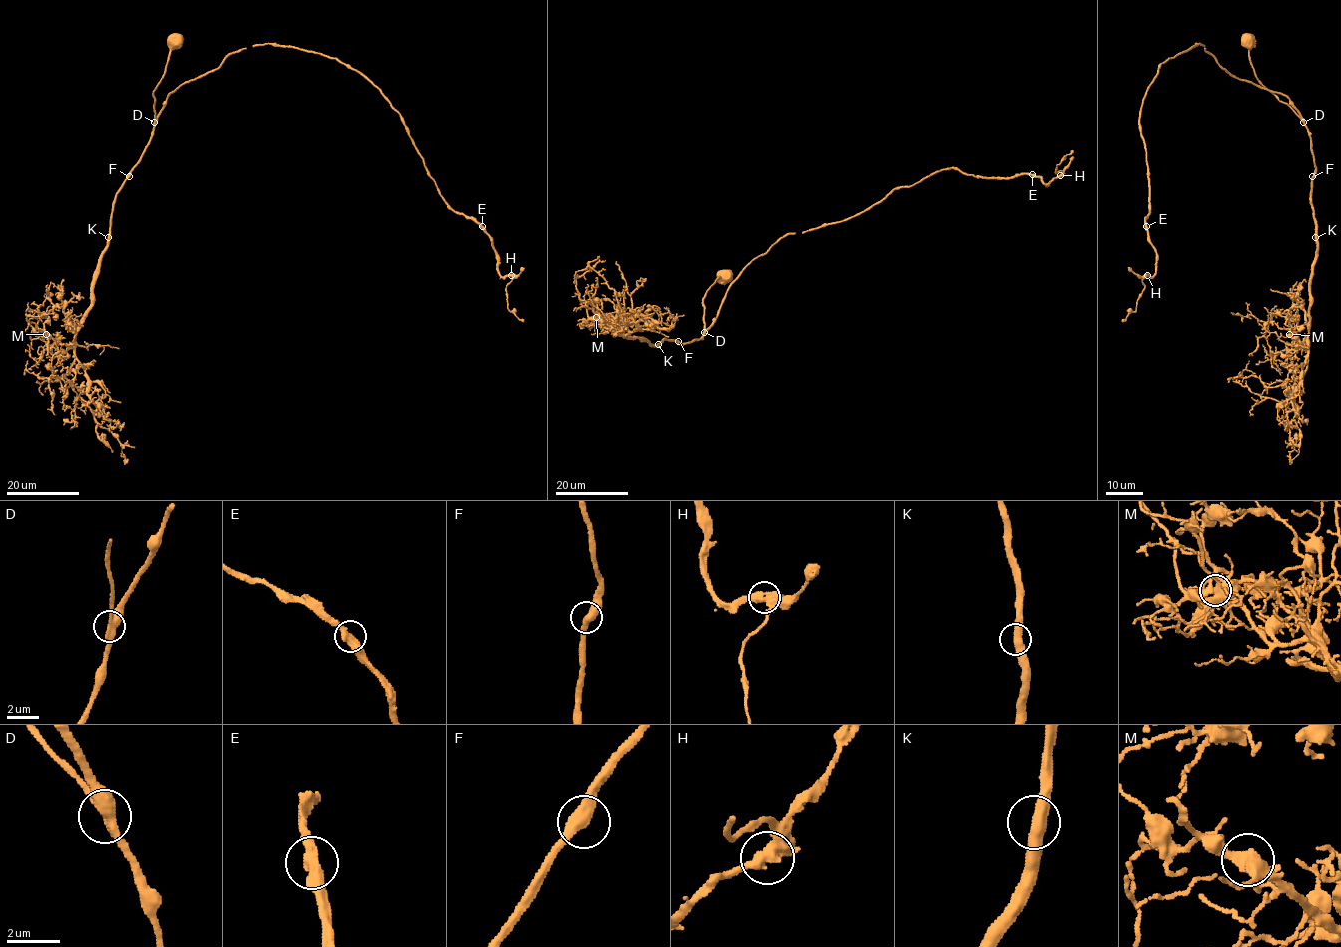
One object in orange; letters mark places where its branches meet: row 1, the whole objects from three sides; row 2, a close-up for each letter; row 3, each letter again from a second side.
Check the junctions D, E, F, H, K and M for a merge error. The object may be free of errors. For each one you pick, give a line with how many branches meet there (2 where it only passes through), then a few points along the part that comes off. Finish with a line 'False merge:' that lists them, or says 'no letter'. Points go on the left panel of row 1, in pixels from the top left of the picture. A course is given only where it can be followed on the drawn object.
False merge: no letter

